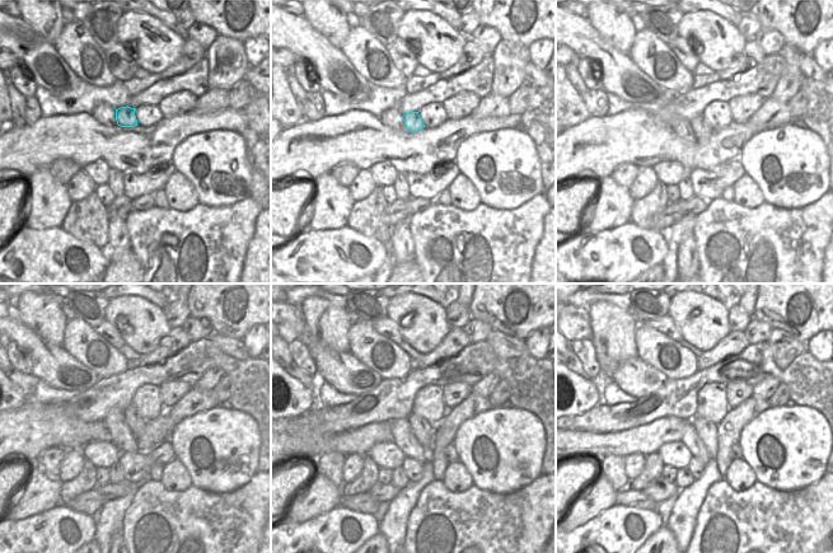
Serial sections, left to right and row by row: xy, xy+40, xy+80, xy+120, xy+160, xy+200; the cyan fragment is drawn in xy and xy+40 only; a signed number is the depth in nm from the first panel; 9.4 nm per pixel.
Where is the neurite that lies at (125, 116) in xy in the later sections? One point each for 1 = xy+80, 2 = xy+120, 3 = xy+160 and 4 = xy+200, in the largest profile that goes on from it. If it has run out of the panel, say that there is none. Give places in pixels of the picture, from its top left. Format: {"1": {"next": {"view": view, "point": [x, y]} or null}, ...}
{"1": {"next": {"view": "xy+80", "point": [702, 131]}}, "2": {"next": {"view": "xy+120", "point": [134, 420]}}, "3": {"next": {"view": "xy+160", "point": [422, 430]}}, "4": {"next": {"view": "xy+200", "point": [707, 431]}}}

